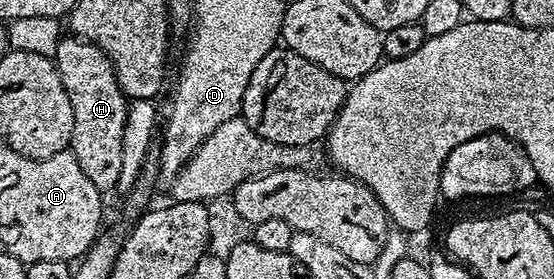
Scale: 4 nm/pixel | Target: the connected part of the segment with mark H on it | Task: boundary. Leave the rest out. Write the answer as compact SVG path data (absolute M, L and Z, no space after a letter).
M73 34L63 35L52 59L74 111L69 151L73 152L76 162L80 162L80 170L88 174L88 182L92 182L92 186L96 186L99 192L109 193L109 188L118 188L120 178L128 97L118 85L112 62L104 50L92 42L80 40Z

